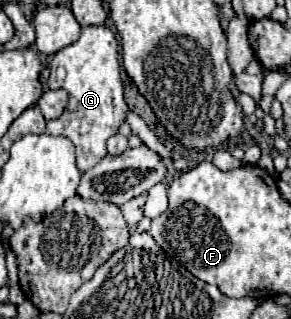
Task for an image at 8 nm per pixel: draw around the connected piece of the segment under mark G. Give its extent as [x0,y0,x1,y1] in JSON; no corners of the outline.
[46,26,128,170]

